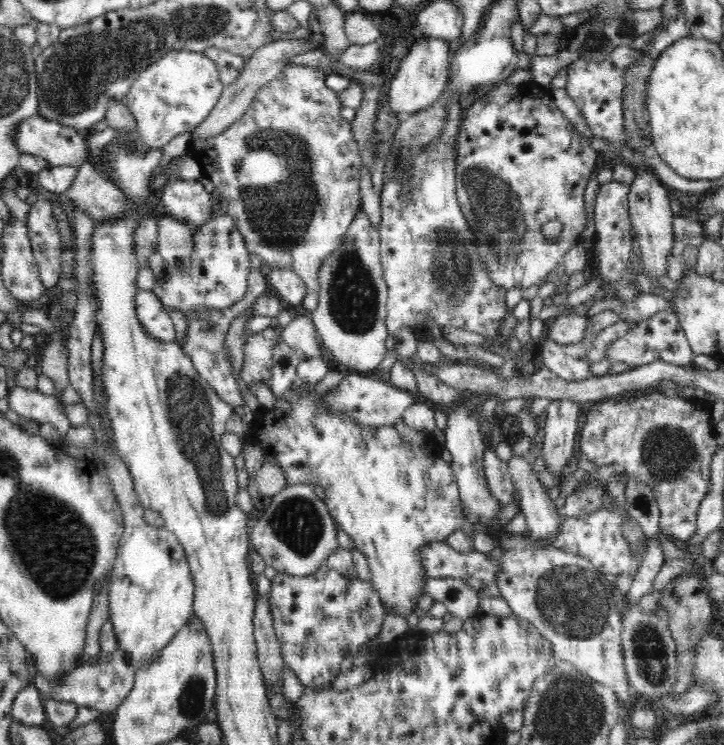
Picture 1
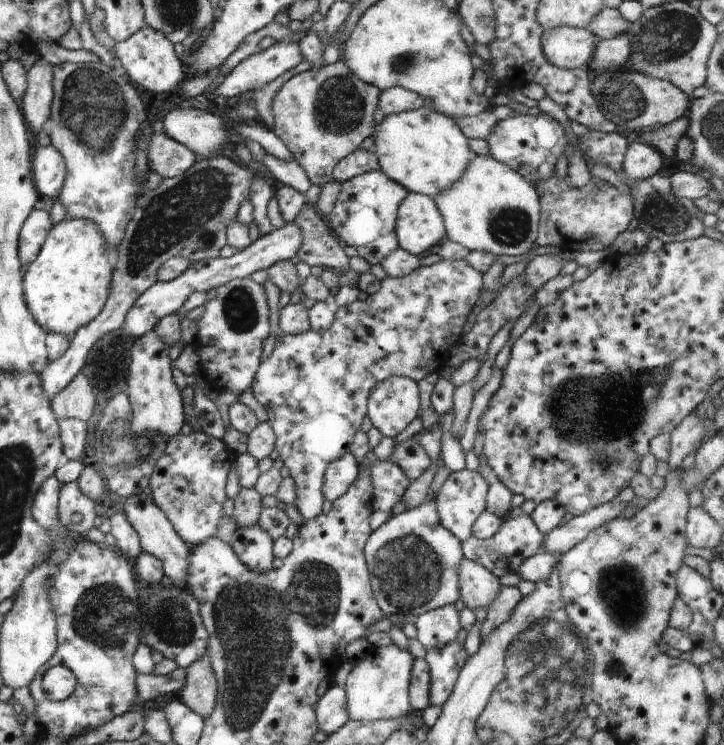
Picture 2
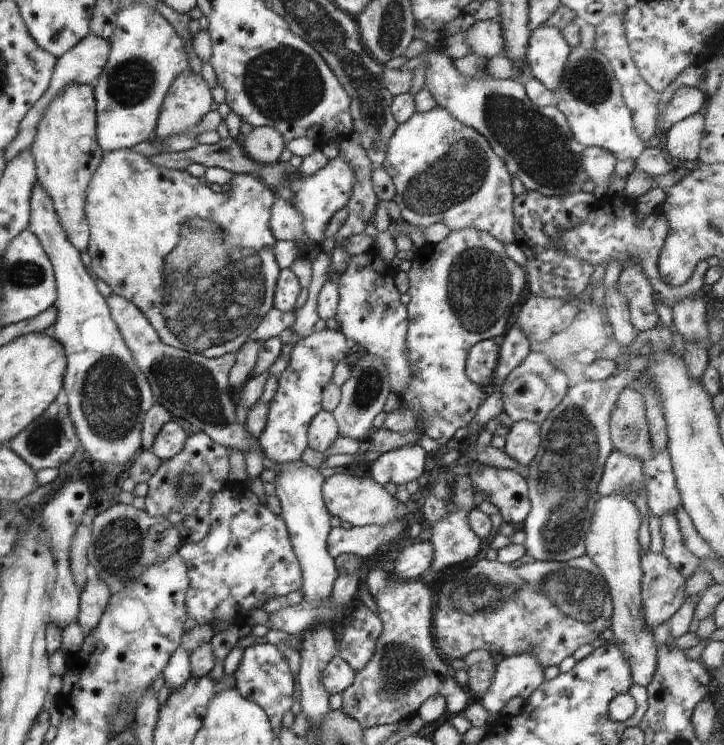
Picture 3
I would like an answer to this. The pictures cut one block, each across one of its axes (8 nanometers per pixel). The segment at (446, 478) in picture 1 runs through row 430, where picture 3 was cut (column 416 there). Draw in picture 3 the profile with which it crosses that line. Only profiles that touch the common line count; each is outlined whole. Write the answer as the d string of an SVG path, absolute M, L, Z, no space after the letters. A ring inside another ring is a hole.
M476 229L450 231L450 234L439 243L434 243L432 241L426 242L422 248L416 251L411 262L411 268L407 272L407 277L409 278L409 289L407 290L407 293L410 295L410 302L408 305L405 305L405 307L407 308L409 322L406 333L407 351L413 377L409 382L408 390L402 394L402 398L406 398L409 408L417 413L417 416L424 421L423 432L428 434L434 442L438 442L438 444L442 446L442 444L446 444L446 442L454 436L456 430L468 426L468 423L472 420L472 417L476 414L480 405L487 399L487 394L482 392L481 386L474 384L465 373L467 356L472 346L477 342L486 339L500 340L502 338L513 320L512 308L514 308L514 304L518 302L520 292L527 286L527 276L525 268L512 261L506 255L503 244L497 238L494 238L486 231L479 231Z

